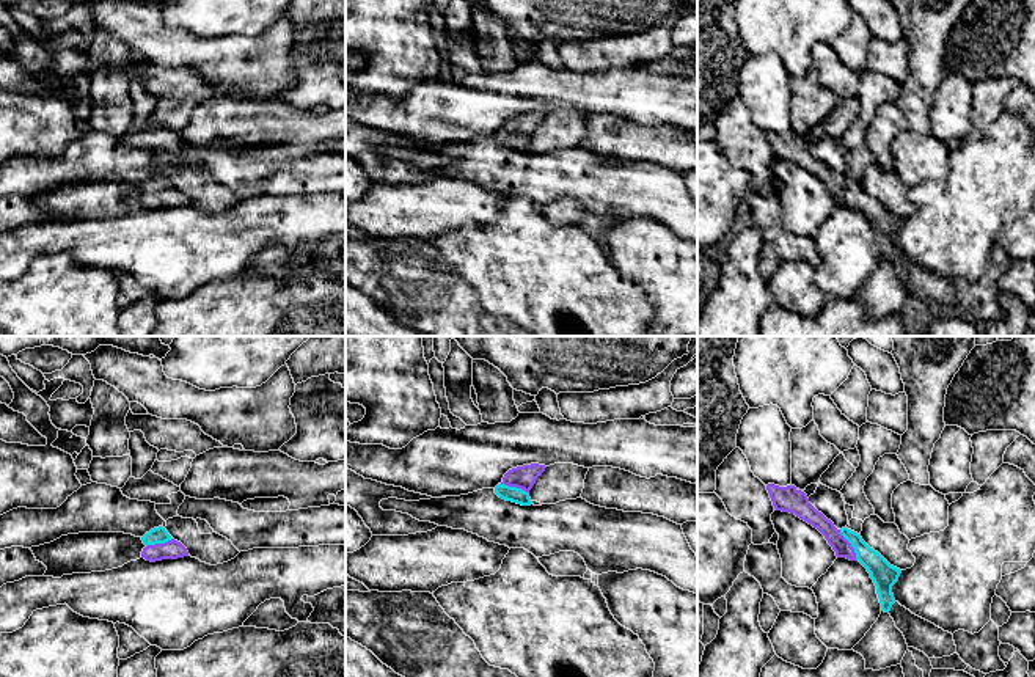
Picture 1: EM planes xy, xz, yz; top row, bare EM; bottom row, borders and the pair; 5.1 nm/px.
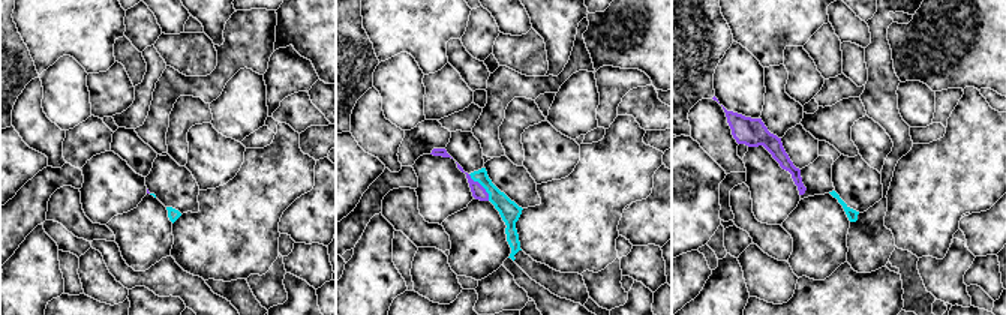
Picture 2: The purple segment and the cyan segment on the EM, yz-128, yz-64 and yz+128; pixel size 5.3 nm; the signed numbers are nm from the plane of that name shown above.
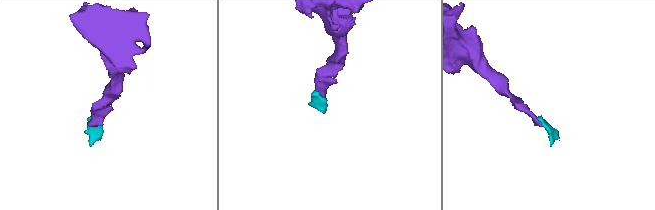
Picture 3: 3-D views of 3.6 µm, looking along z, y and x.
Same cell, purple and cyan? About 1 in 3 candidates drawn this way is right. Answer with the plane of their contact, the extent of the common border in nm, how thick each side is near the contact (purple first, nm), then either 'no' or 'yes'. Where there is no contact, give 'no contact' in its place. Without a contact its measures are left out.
yz | 180 nm | 90/130 nm | yes

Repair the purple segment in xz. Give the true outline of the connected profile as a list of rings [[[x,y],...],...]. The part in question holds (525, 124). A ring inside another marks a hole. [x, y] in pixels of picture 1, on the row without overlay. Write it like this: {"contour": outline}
{"contour": [[[539,112],[512,116],[504,123],[503,130],[495,135],[495,141],[506,149],[531,154],[529,138],[545,116]]]}

